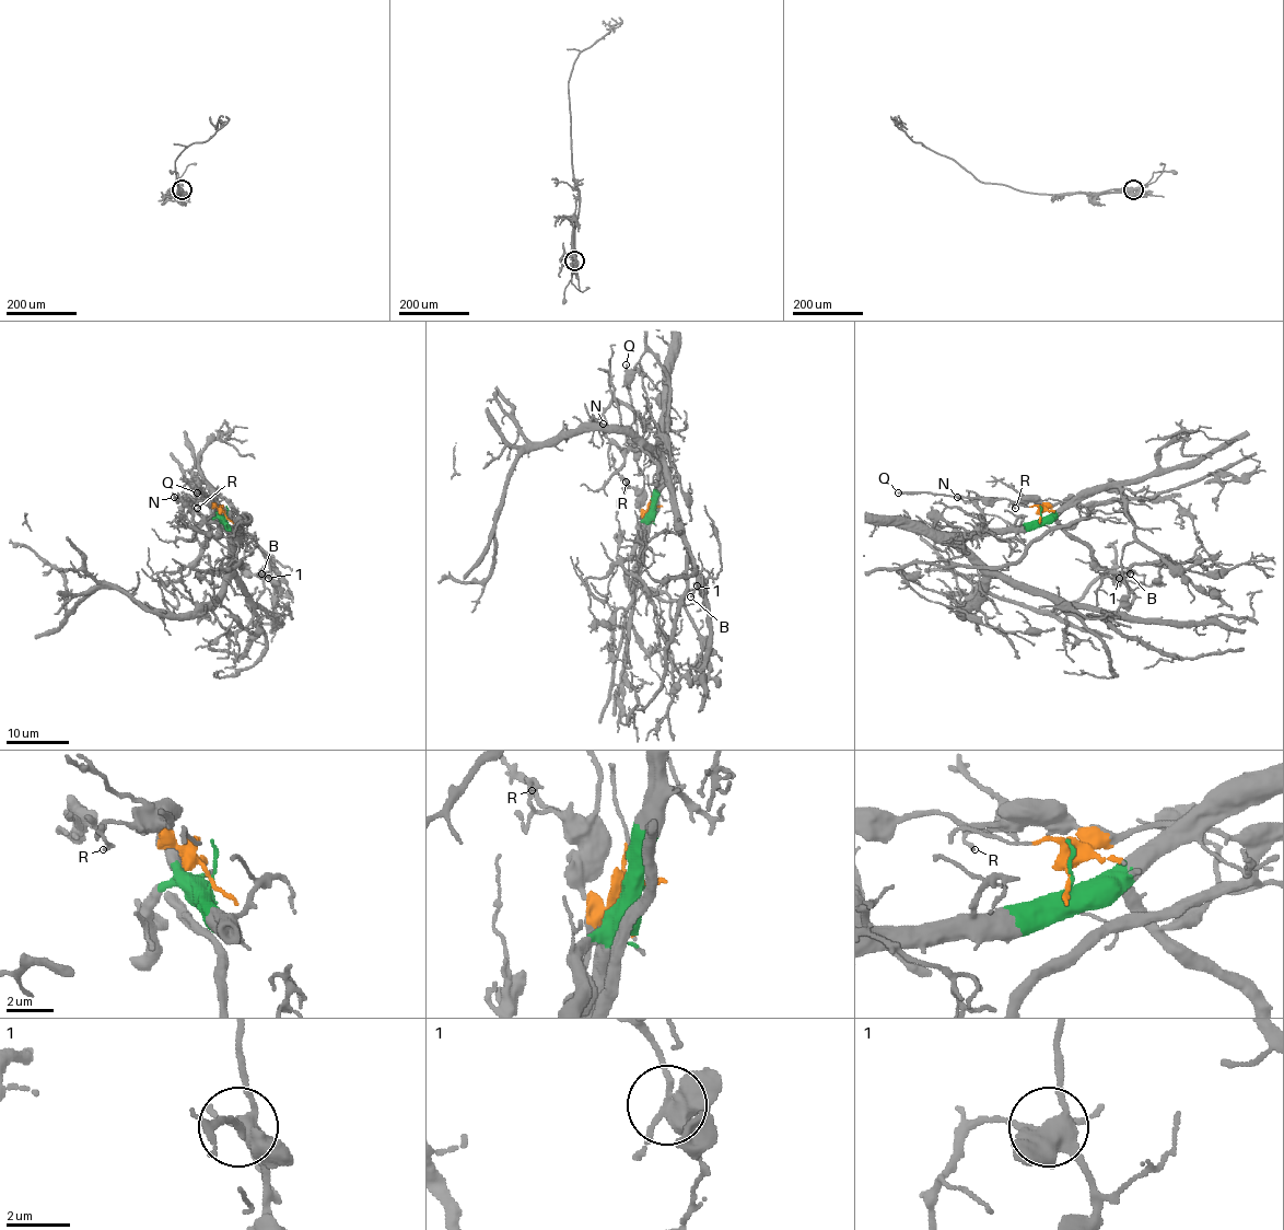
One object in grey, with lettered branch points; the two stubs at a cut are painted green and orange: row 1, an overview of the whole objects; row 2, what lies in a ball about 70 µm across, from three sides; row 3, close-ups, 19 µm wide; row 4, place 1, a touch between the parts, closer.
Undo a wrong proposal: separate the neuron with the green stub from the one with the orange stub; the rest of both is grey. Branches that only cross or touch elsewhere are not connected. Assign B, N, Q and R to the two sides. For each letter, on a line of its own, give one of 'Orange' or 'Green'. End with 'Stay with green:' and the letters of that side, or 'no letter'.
B: Green
N: Green
Q: Orange
R: Orange
Stay with green: B, N

